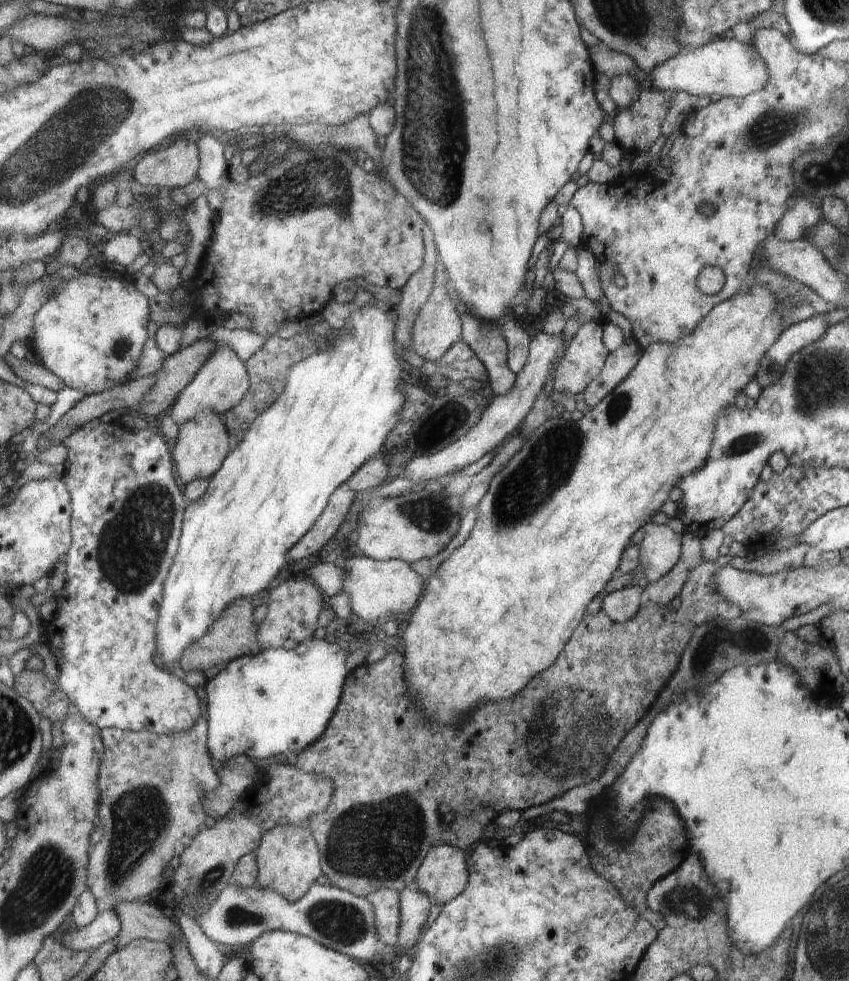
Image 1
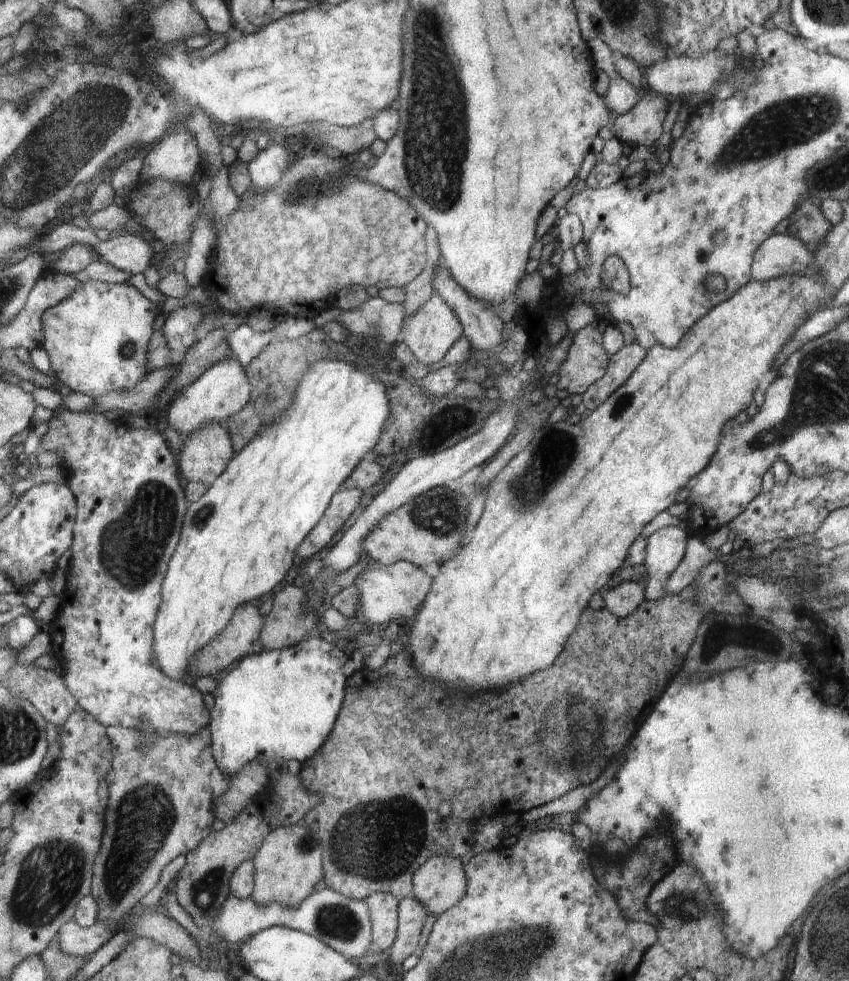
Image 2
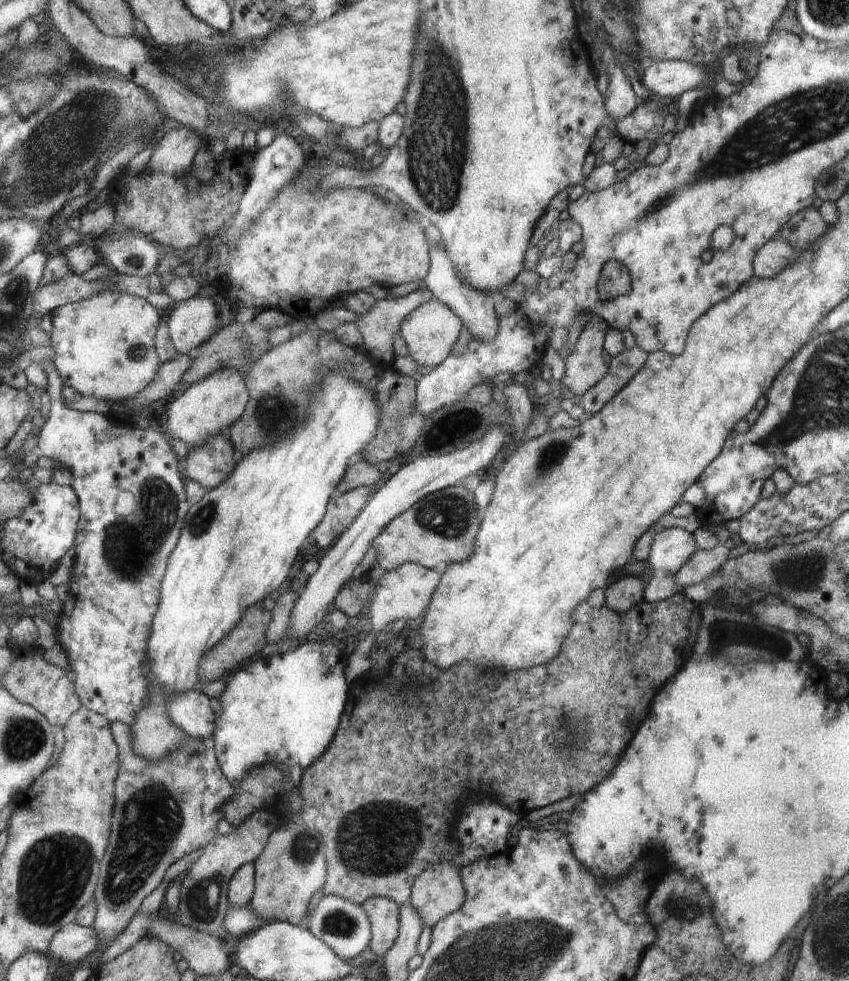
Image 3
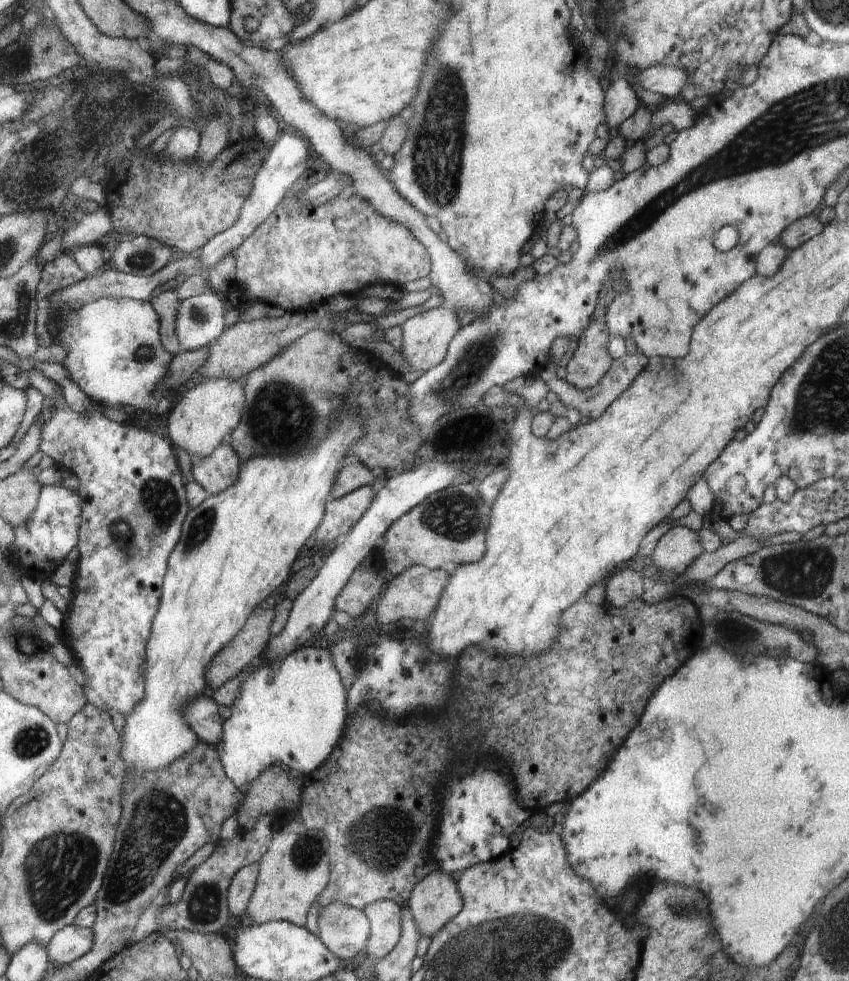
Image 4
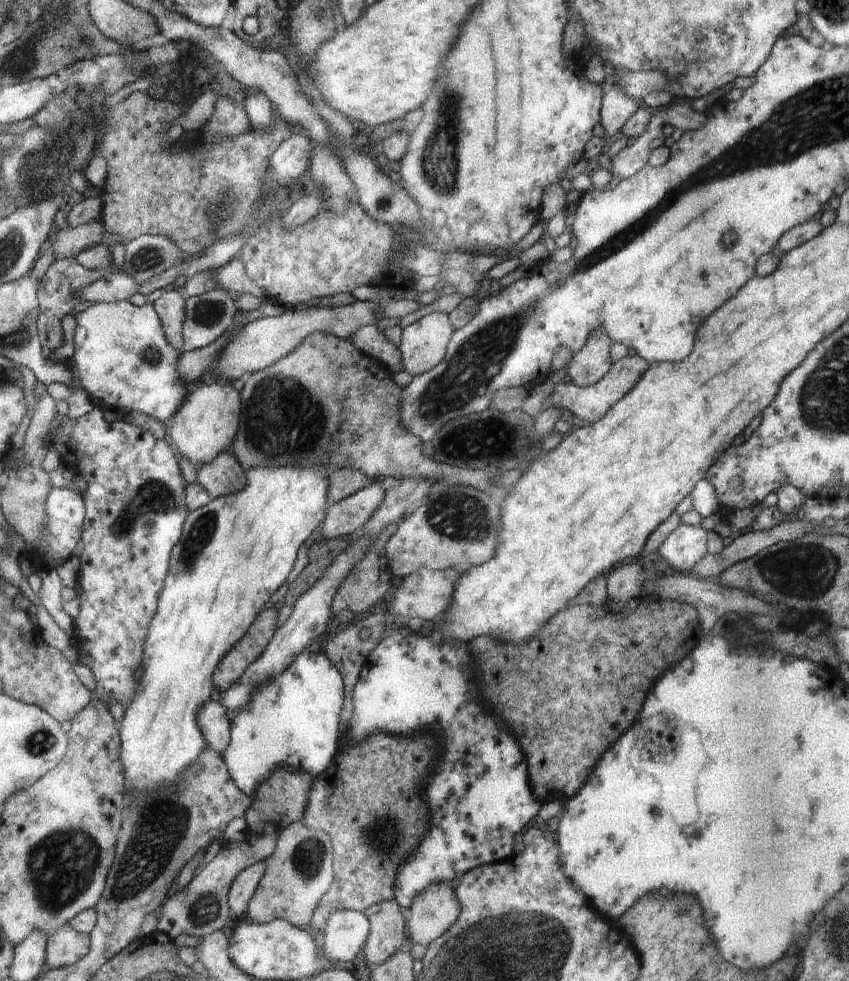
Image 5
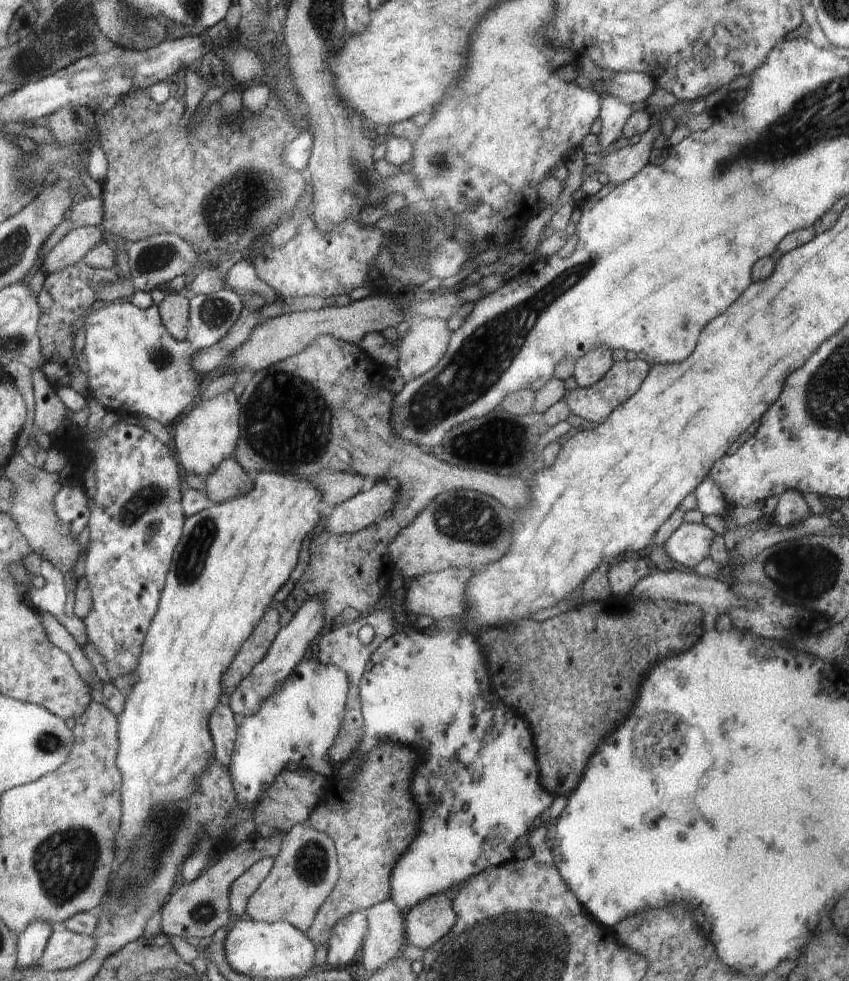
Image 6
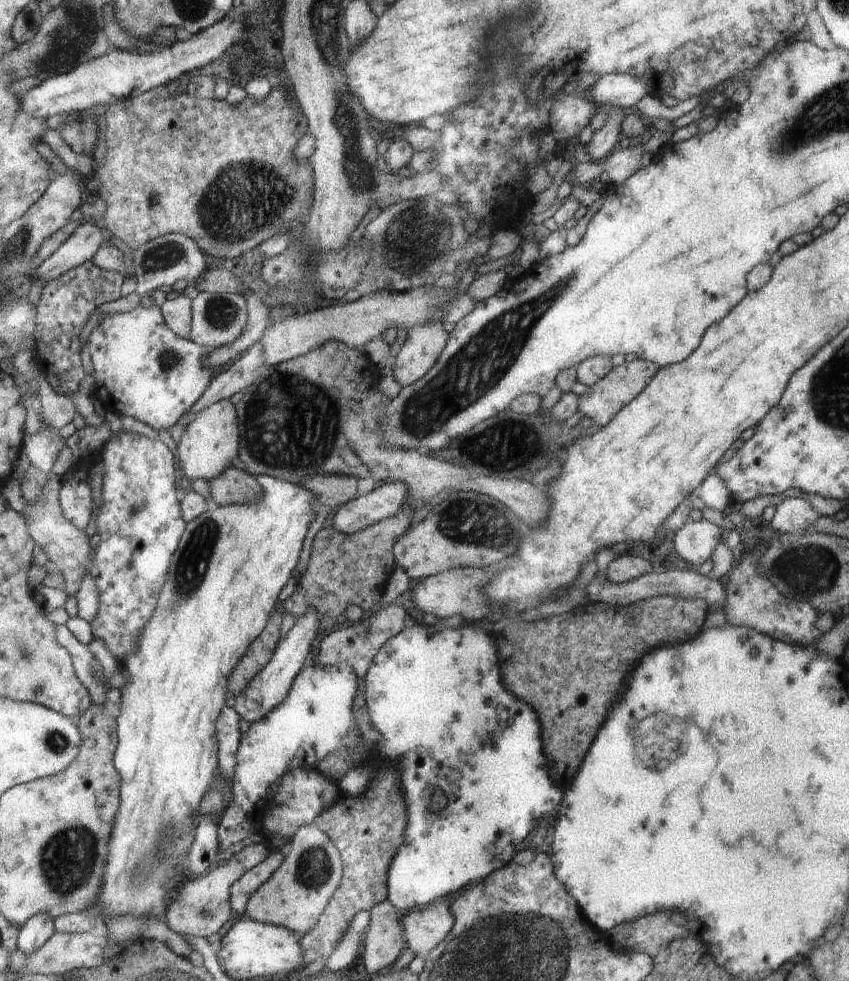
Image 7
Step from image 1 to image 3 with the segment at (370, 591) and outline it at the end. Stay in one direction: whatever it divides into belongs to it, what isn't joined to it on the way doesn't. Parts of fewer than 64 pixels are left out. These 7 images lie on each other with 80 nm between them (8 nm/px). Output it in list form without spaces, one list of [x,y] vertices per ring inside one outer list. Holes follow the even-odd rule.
[[[405,563],[396,570],[373,573],[374,596],[370,598],[368,612],[374,631],[383,630],[384,626],[396,620],[416,619],[429,609],[436,594],[441,575],[433,569],[425,568],[417,563]]]

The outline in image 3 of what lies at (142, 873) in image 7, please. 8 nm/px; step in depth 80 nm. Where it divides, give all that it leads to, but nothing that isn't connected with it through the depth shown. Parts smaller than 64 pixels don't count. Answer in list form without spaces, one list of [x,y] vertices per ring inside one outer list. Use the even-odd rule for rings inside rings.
[[[344,372],[330,374],[312,400],[312,416],[290,440],[274,450],[256,450],[241,455],[238,467],[225,483],[218,484],[196,502],[185,517],[180,540],[170,554],[166,573],[161,583],[160,606],[153,620],[149,640],[150,672],[154,678],[154,696],[133,730],[137,737],[137,752],[146,760],[162,760],[182,741],[182,732],[169,718],[166,698],[170,692],[184,692],[200,687],[200,663],[210,648],[217,646],[241,621],[246,608],[264,601],[268,594],[282,586],[288,572],[309,536],[325,517],[326,508],[338,486],[345,478],[349,464],[362,456],[377,436],[374,422],[378,410],[366,388]]]

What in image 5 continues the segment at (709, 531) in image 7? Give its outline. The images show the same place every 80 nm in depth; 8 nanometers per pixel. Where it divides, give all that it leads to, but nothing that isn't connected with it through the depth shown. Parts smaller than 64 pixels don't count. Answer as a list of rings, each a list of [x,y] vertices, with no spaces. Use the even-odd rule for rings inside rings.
[[[681,525],[662,542],[657,549],[670,566],[670,571],[692,573],[696,565],[706,557],[708,531],[695,526]]]

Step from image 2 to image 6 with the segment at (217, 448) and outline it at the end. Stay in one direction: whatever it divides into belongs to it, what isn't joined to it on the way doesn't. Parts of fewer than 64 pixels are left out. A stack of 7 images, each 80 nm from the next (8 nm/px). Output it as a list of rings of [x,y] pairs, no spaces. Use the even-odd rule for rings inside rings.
[[[222,460],[210,476],[204,478],[206,495],[214,503],[225,502],[252,492],[252,478],[232,460]]]

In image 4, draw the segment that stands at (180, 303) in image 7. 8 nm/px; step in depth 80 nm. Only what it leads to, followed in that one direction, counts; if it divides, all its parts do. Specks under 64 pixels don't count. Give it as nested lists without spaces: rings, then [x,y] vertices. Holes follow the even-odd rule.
[[[175,290],[172,292],[162,292],[162,294],[151,297],[150,304],[160,316],[160,338],[162,338],[162,348],[170,355],[178,355],[181,352],[180,342],[176,338],[176,314],[180,301]]]

